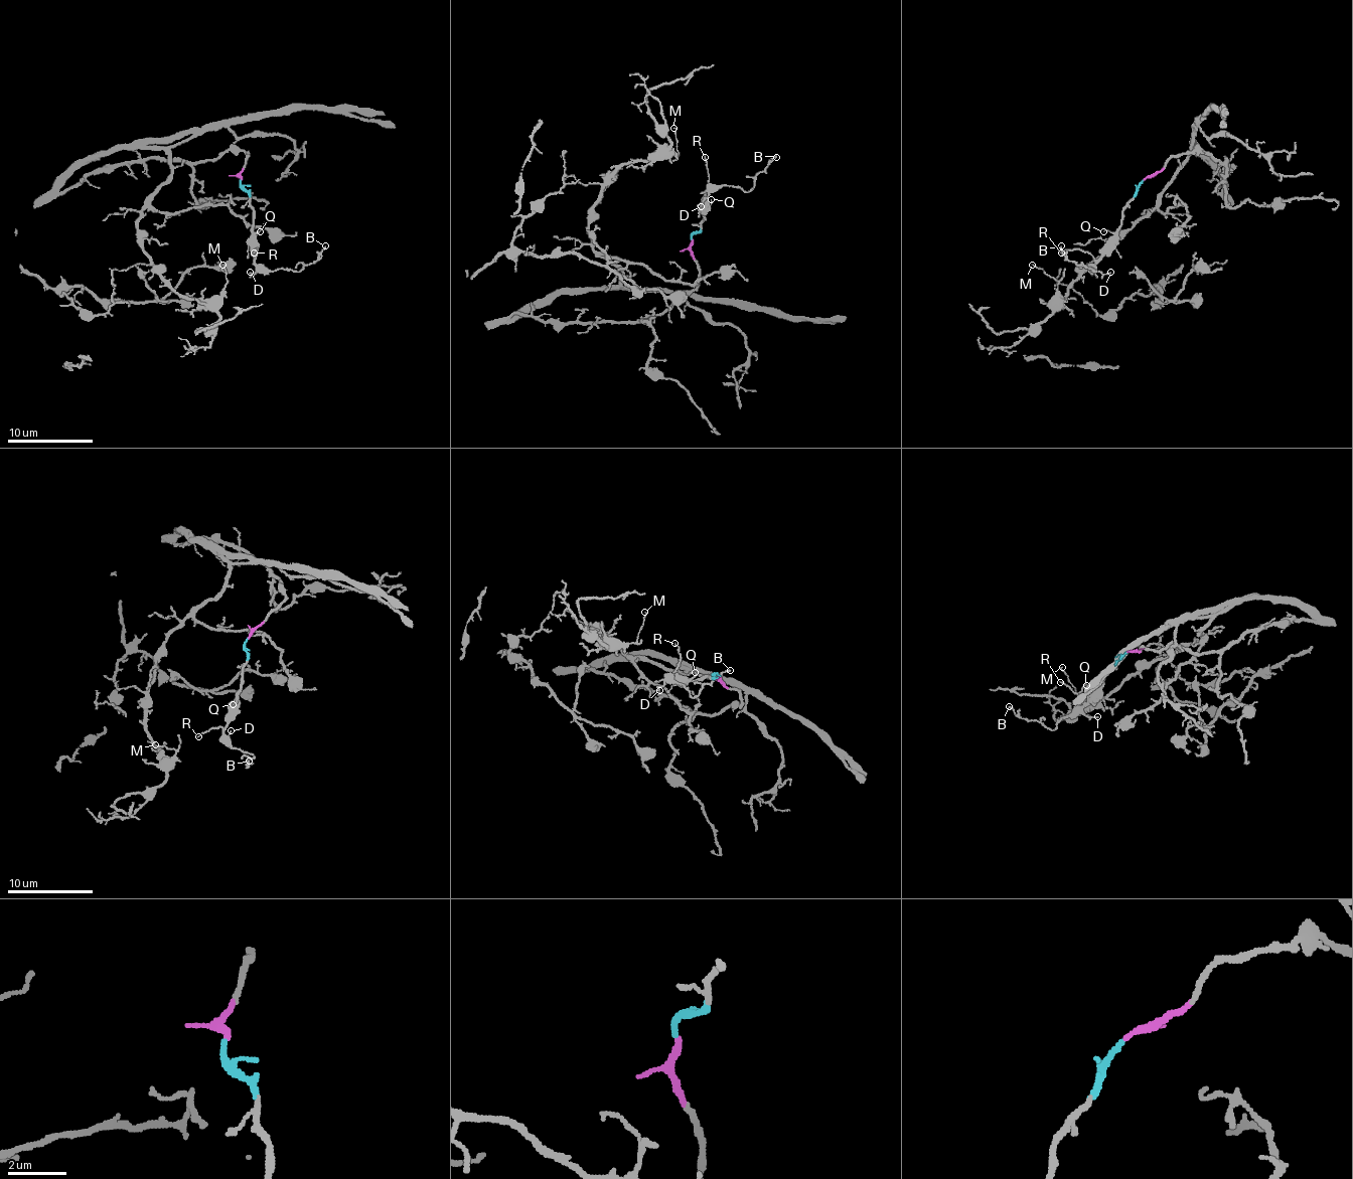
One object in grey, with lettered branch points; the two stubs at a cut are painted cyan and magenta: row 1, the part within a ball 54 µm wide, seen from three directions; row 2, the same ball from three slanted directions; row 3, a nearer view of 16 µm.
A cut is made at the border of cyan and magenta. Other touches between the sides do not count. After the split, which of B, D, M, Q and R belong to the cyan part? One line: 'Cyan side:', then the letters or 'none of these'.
Cyan side: B, D, Q, R

